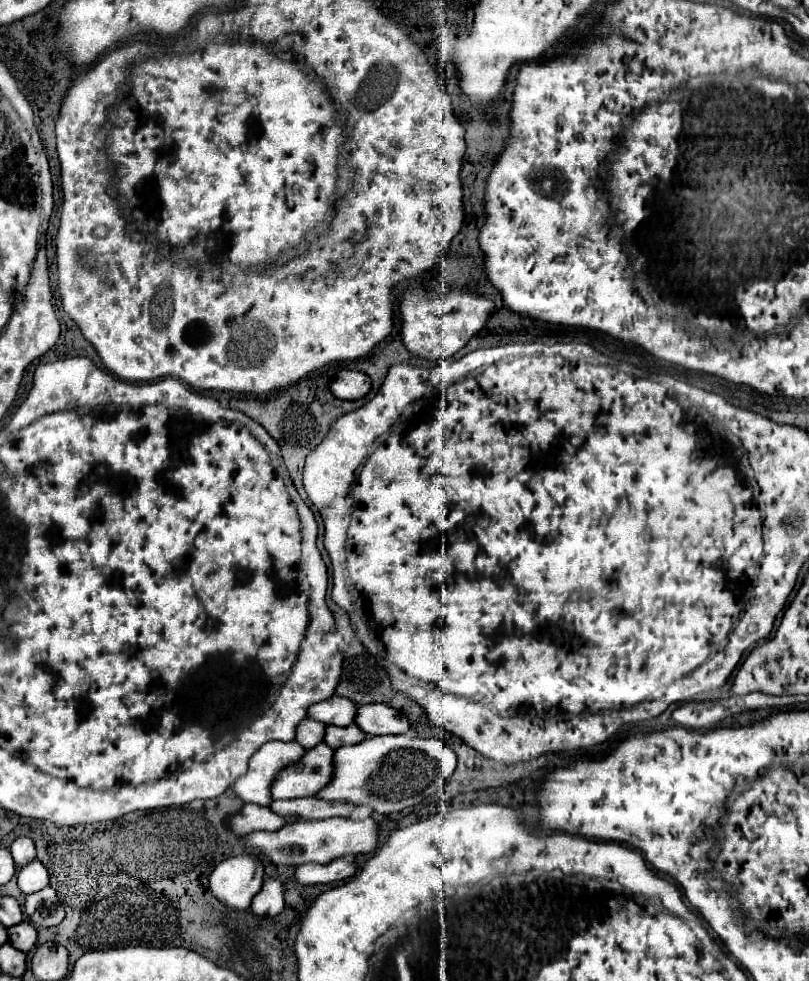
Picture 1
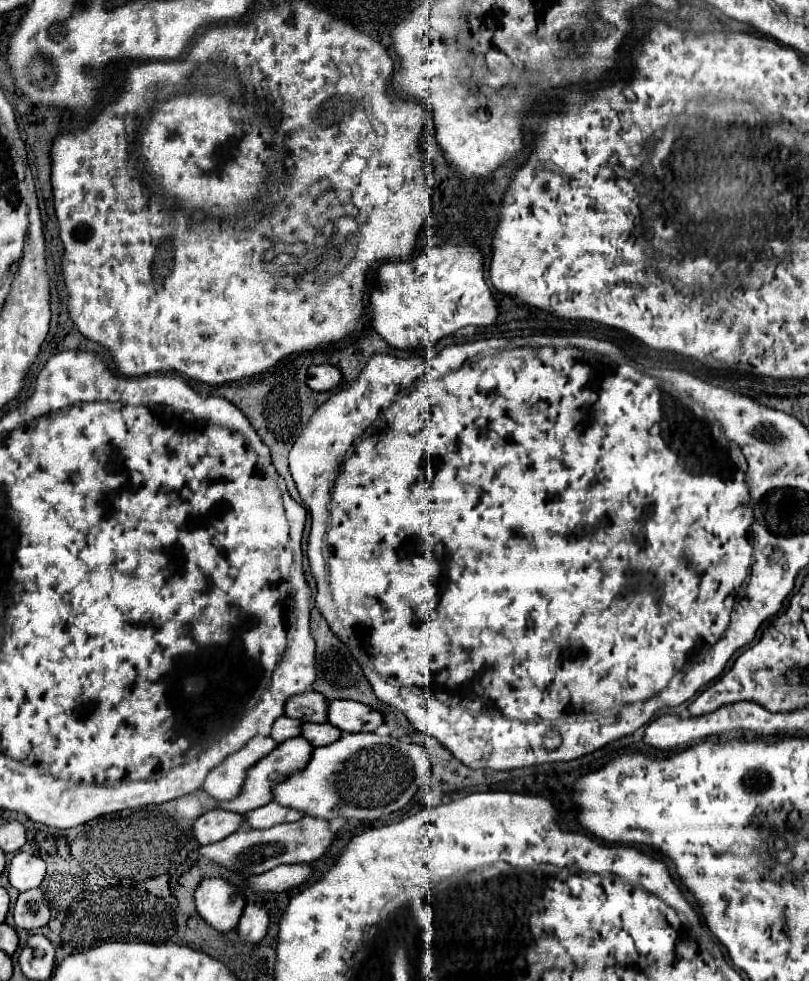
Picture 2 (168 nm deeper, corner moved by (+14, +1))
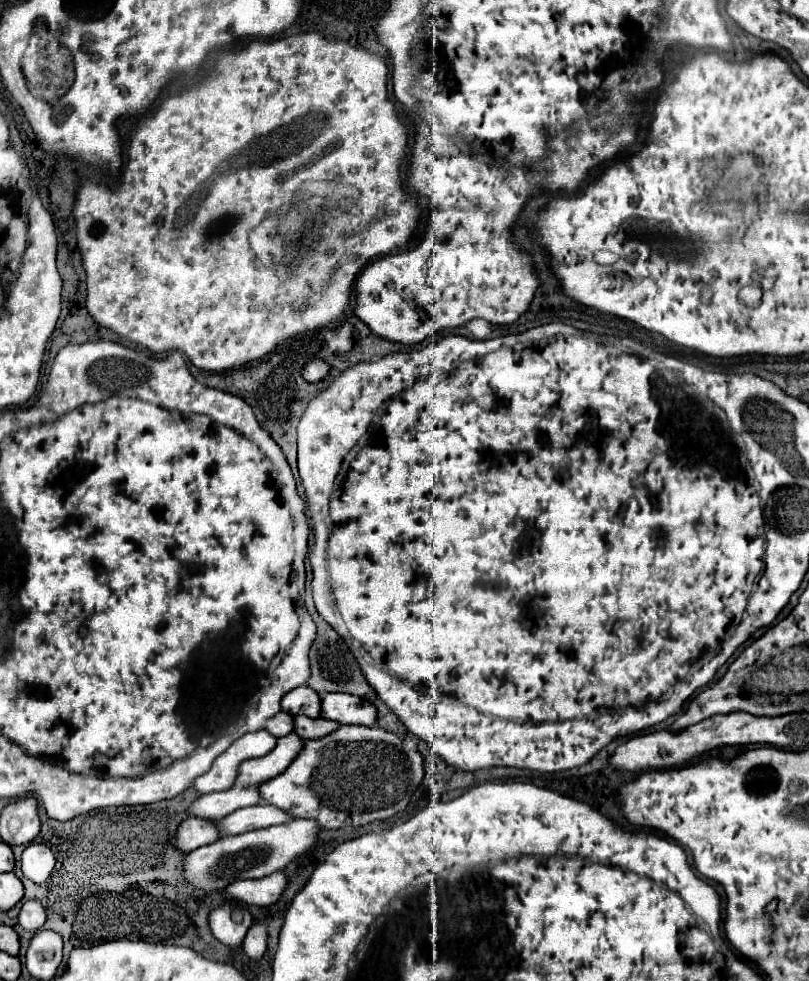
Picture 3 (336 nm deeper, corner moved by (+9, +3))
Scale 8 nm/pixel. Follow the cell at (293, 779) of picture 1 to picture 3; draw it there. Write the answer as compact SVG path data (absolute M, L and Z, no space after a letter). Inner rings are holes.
M291 732L283 738L277 740L277 746L275 750L271 750L267 756L263 758L253 758L253 760L245 760L241 766L239 766L239 776L237 776L237 782L233 784L233 788L225 790L225 792L211 792L211 794L203 794L199 798L199 802L191 804L191 810L189 810L189 816L199 816L199 818L207 818L207 820L221 820L225 818L227 814L239 810L239 808L245 808L245 806L251 806L251 804L259 804L261 802L261 794L259 794L259 786L275 776L279 776L281 772L285 772L289 768L289 764L295 760L295 756L301 752L303 748L303 740L299 738L299 734Z

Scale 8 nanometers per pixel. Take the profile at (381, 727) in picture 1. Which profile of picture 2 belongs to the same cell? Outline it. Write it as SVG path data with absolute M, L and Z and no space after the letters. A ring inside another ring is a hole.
M334 700L328 704L328 722L344 732L374 732L382 714L356 700Z

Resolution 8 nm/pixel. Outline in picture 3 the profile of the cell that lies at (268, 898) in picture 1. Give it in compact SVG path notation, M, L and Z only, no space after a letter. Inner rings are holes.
M253 922L243 940L243 952L249 958L259 960L265 954L265 948L267 948L267 926L265 922Z

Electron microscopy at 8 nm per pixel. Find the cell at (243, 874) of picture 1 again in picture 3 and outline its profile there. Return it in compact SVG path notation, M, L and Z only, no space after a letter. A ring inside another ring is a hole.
M223 902L221 906L213 908L213 912L209 914L209 926L211 926L213 936L219 942L223 942L223 944L227 944L231 948L239 948L241 940L245 938L249 926L253 922L253 918L251 918L251 914L247 910L243 910L243 920L235 922L231 918L231 912L233 912L231 902Z

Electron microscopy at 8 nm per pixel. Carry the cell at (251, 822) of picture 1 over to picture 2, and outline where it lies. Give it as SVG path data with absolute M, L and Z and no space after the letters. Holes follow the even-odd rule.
M216 808L216 810L202 814L194 822L194 838L198 840L200 846L206 846L206 844L224 840L226 836L230 836L232 832L242 828L242 824L244 824L242 814L234 814L234 812Z

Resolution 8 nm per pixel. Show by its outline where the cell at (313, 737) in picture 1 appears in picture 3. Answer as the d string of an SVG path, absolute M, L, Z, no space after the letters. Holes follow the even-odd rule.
M277 712L273 718L267 720L265 730L271 732L275 738L283 738L293 732L293 716L287 712Z

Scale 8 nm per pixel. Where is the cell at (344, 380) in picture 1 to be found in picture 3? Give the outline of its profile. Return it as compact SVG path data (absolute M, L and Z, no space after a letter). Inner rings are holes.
M311 360L305 368L303 368L303 378L307 382L319 382L327 376L329 372L329 364L325 360Z

